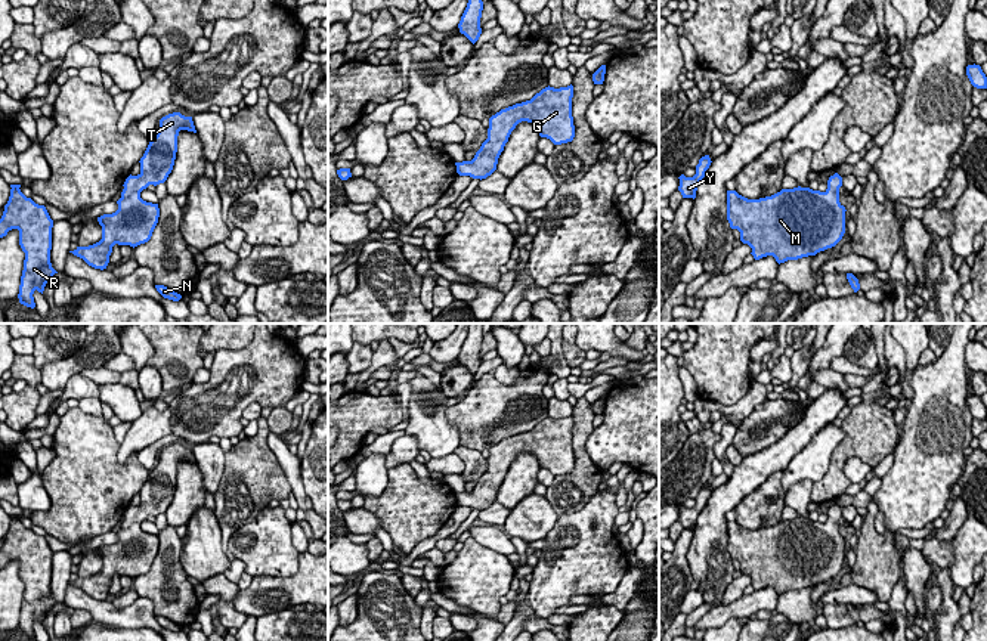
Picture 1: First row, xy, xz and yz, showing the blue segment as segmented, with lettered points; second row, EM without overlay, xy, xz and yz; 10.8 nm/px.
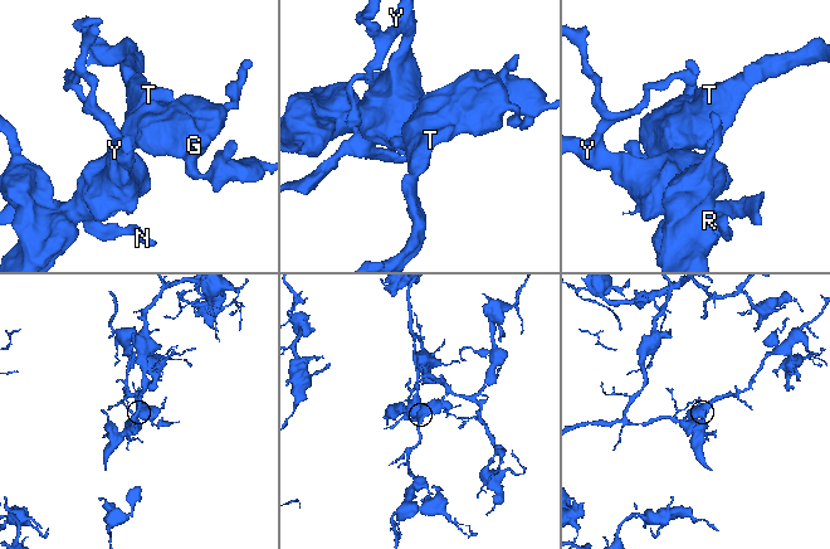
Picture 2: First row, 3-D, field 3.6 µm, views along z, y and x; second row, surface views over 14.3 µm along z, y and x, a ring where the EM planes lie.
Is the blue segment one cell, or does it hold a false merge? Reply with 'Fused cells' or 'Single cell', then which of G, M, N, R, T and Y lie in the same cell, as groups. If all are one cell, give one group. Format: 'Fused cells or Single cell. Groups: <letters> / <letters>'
Single cell. Groups: G M N R T Y

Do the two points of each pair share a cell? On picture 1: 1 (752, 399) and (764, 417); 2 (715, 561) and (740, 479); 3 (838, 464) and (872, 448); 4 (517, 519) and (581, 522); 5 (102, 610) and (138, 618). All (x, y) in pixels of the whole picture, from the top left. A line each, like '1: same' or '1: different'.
1: different
2: same
3: same
4: different
5: same

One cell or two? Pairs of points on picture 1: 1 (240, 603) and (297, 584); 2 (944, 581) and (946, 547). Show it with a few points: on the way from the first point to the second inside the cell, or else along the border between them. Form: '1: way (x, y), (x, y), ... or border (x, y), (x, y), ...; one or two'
1: way (254, 590), (282, 585); one
2: border (949, 567), (941, 569); two

